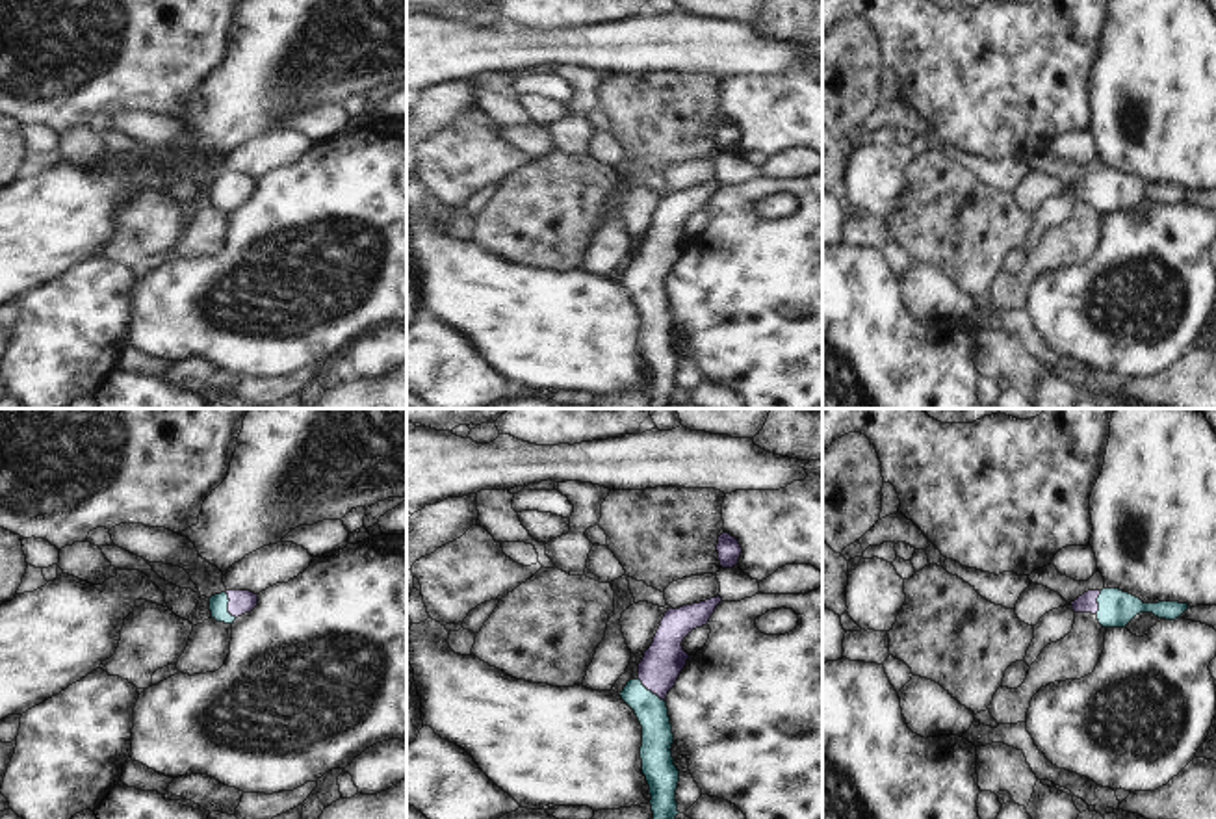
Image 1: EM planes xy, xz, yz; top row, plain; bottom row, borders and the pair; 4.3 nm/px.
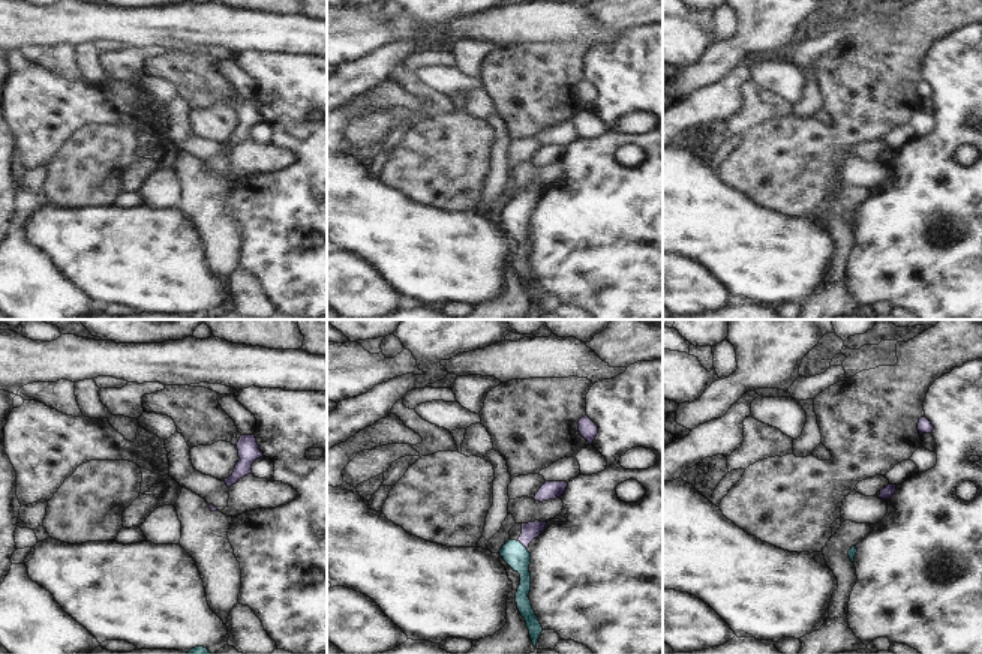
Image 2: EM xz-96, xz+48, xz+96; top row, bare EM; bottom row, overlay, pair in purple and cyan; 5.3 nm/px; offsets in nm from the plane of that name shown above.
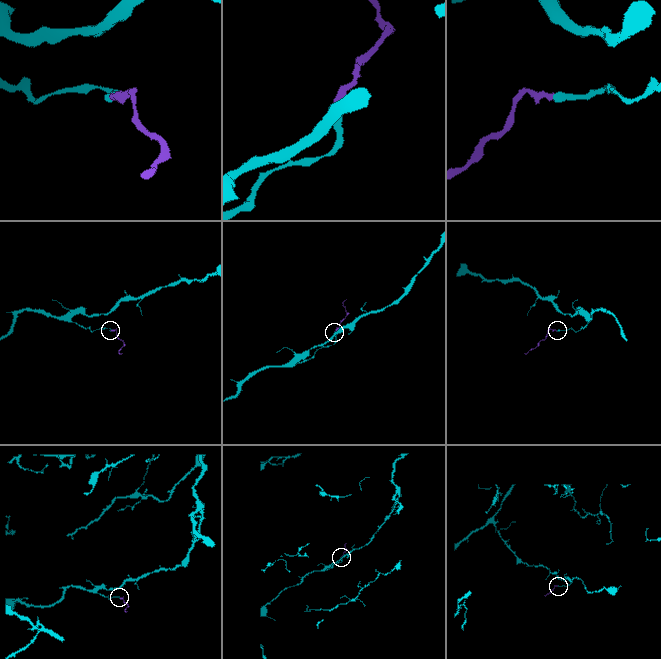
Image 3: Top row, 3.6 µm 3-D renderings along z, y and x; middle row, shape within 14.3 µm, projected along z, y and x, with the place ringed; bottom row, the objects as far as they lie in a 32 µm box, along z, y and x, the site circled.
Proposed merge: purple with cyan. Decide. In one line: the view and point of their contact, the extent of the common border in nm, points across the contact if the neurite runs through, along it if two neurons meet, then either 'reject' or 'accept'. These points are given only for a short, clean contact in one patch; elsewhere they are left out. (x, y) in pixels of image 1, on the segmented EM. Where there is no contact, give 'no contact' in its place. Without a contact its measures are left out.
meets purple in xz at (650, 689); contact 160 nm long; runs through xz (663, 662), (650, 689), (652, 712); accept

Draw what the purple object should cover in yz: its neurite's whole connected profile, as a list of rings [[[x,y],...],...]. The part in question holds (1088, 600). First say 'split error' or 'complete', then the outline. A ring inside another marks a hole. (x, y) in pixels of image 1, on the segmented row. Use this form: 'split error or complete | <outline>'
split error | [[[1119,589],[1088,591],[1071,602],[1075,613],[1092,613],[1103,628],[1125,628],[1136,615],[1153,613],[1158,618],[1175,620],[1188,607],[1179,602],[1144,604]]]

